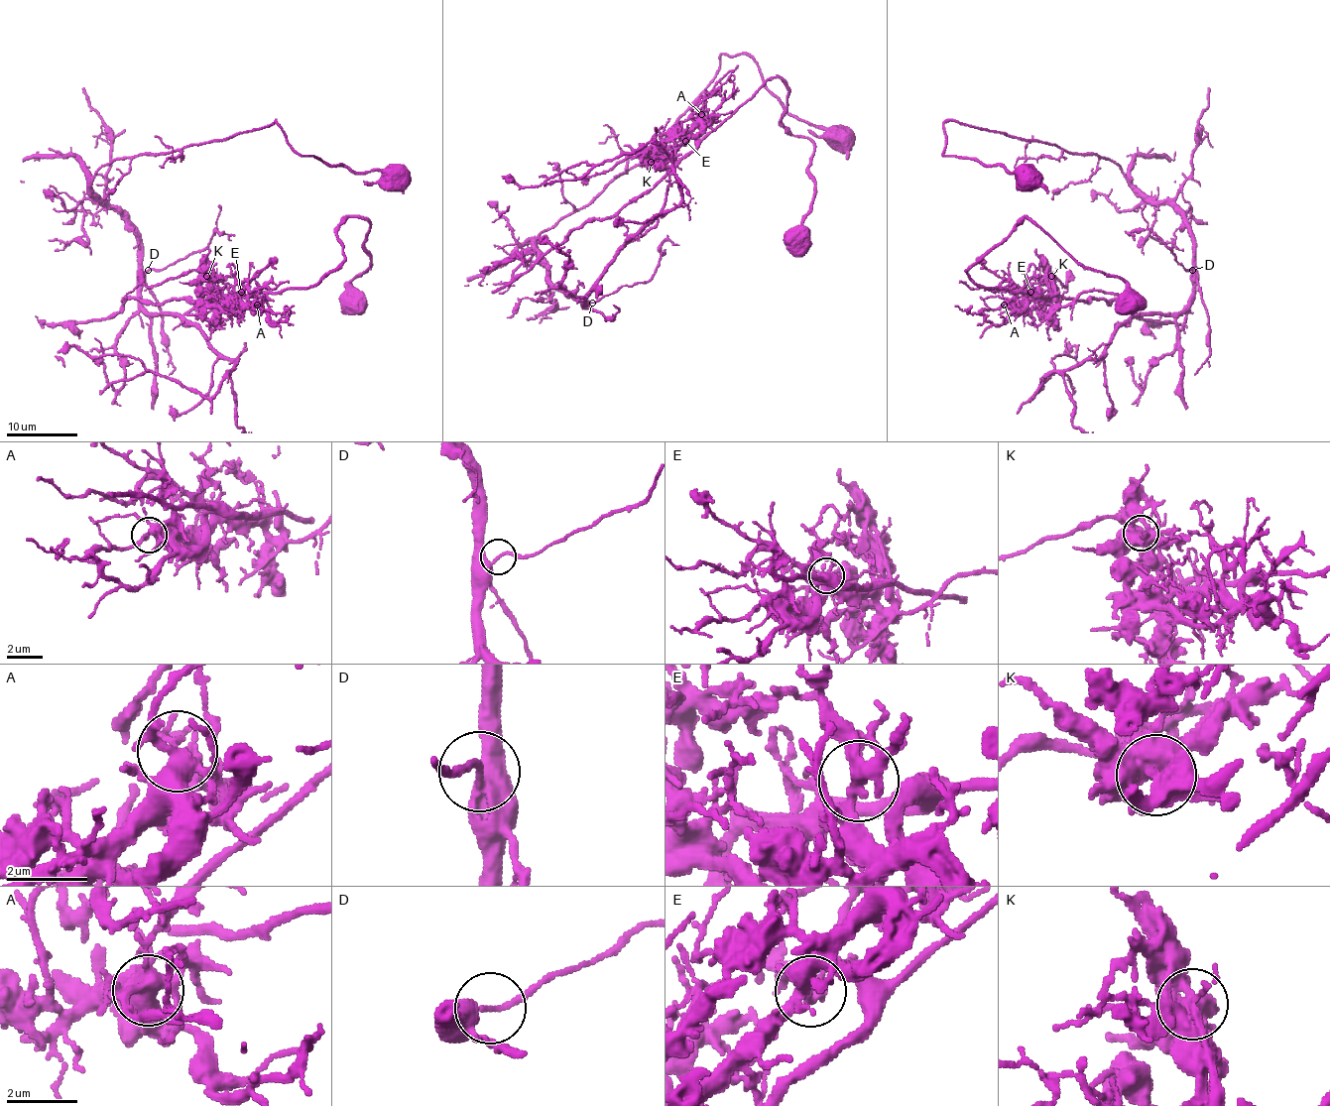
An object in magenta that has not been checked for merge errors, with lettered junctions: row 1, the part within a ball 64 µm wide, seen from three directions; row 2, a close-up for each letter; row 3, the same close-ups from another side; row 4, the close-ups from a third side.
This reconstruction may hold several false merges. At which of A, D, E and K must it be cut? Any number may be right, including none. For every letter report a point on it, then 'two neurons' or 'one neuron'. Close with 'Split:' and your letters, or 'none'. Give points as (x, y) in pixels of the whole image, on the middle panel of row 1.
A: at (701, 114); one neuron
D: at (592, 303); one neuron
E: at (685, 141); one neuron
K: at (651, 162); two neurons
Split: K

